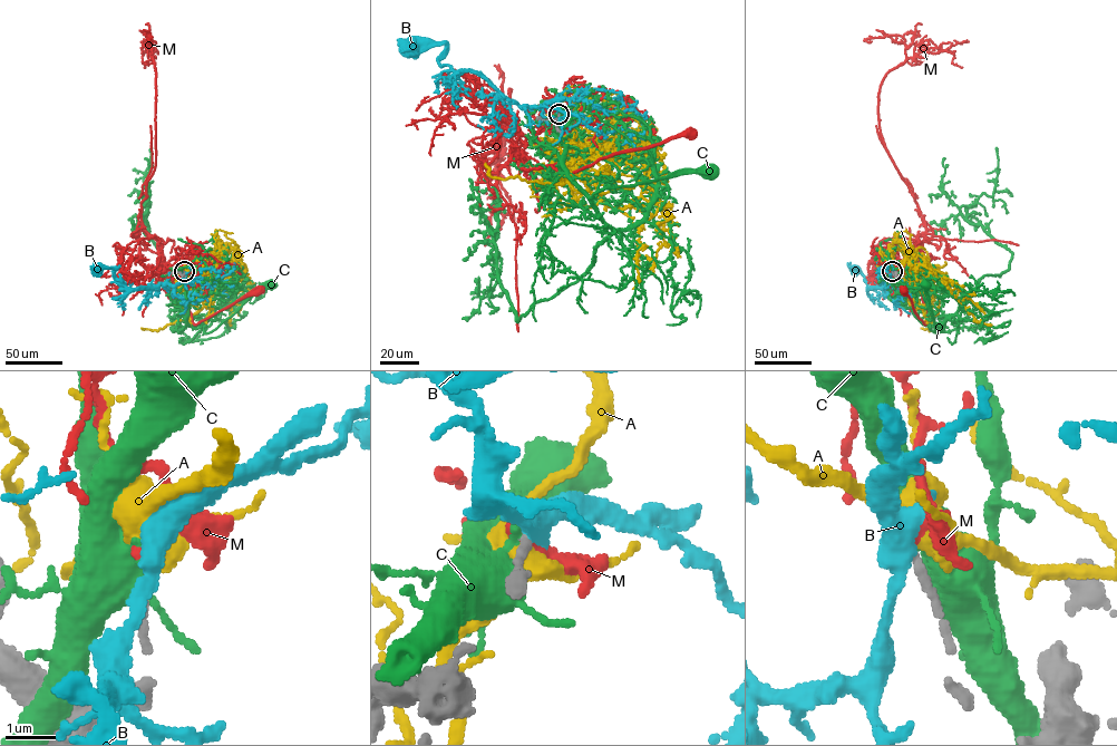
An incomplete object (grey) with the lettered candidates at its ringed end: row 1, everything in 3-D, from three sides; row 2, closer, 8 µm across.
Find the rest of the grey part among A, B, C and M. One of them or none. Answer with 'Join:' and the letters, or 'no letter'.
Join: no letter

